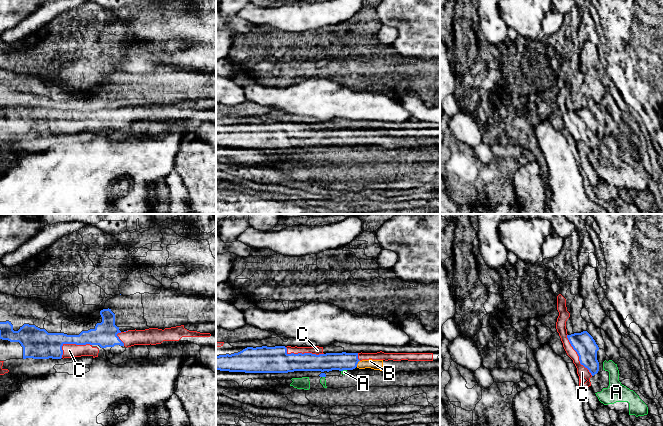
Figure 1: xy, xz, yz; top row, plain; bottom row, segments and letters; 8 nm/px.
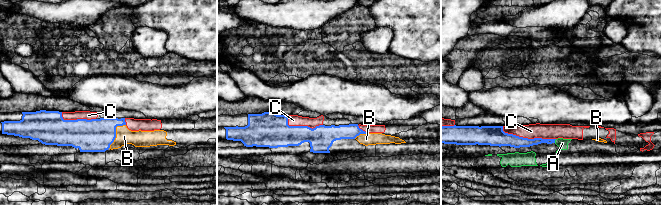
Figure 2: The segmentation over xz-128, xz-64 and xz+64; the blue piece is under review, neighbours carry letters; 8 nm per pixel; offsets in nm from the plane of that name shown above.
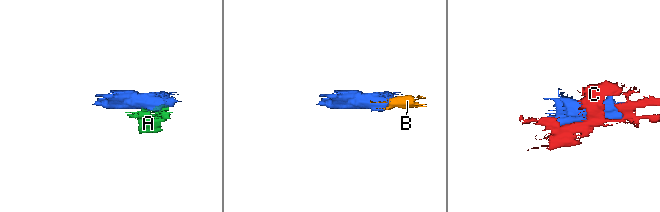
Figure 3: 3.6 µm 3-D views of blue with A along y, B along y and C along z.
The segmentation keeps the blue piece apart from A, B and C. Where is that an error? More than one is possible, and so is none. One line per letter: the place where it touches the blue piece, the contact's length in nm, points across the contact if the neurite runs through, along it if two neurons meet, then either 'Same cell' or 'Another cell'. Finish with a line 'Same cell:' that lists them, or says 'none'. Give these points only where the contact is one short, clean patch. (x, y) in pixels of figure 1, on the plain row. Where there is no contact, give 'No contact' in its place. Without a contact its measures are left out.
A: Touches blue at xz (343, 145). Shared border 50 nm. Boundary: xz (346, 145), (341, 147). Another cell
B: Touches blue at xz (357, 139). Shared border 60 nm. Same cell
C: Touches blue at xz (304, 129). Shared border 320 nm. Another cell
Same cell: B

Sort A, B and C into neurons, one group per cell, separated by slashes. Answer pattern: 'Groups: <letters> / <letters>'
Groups: A / B / C

